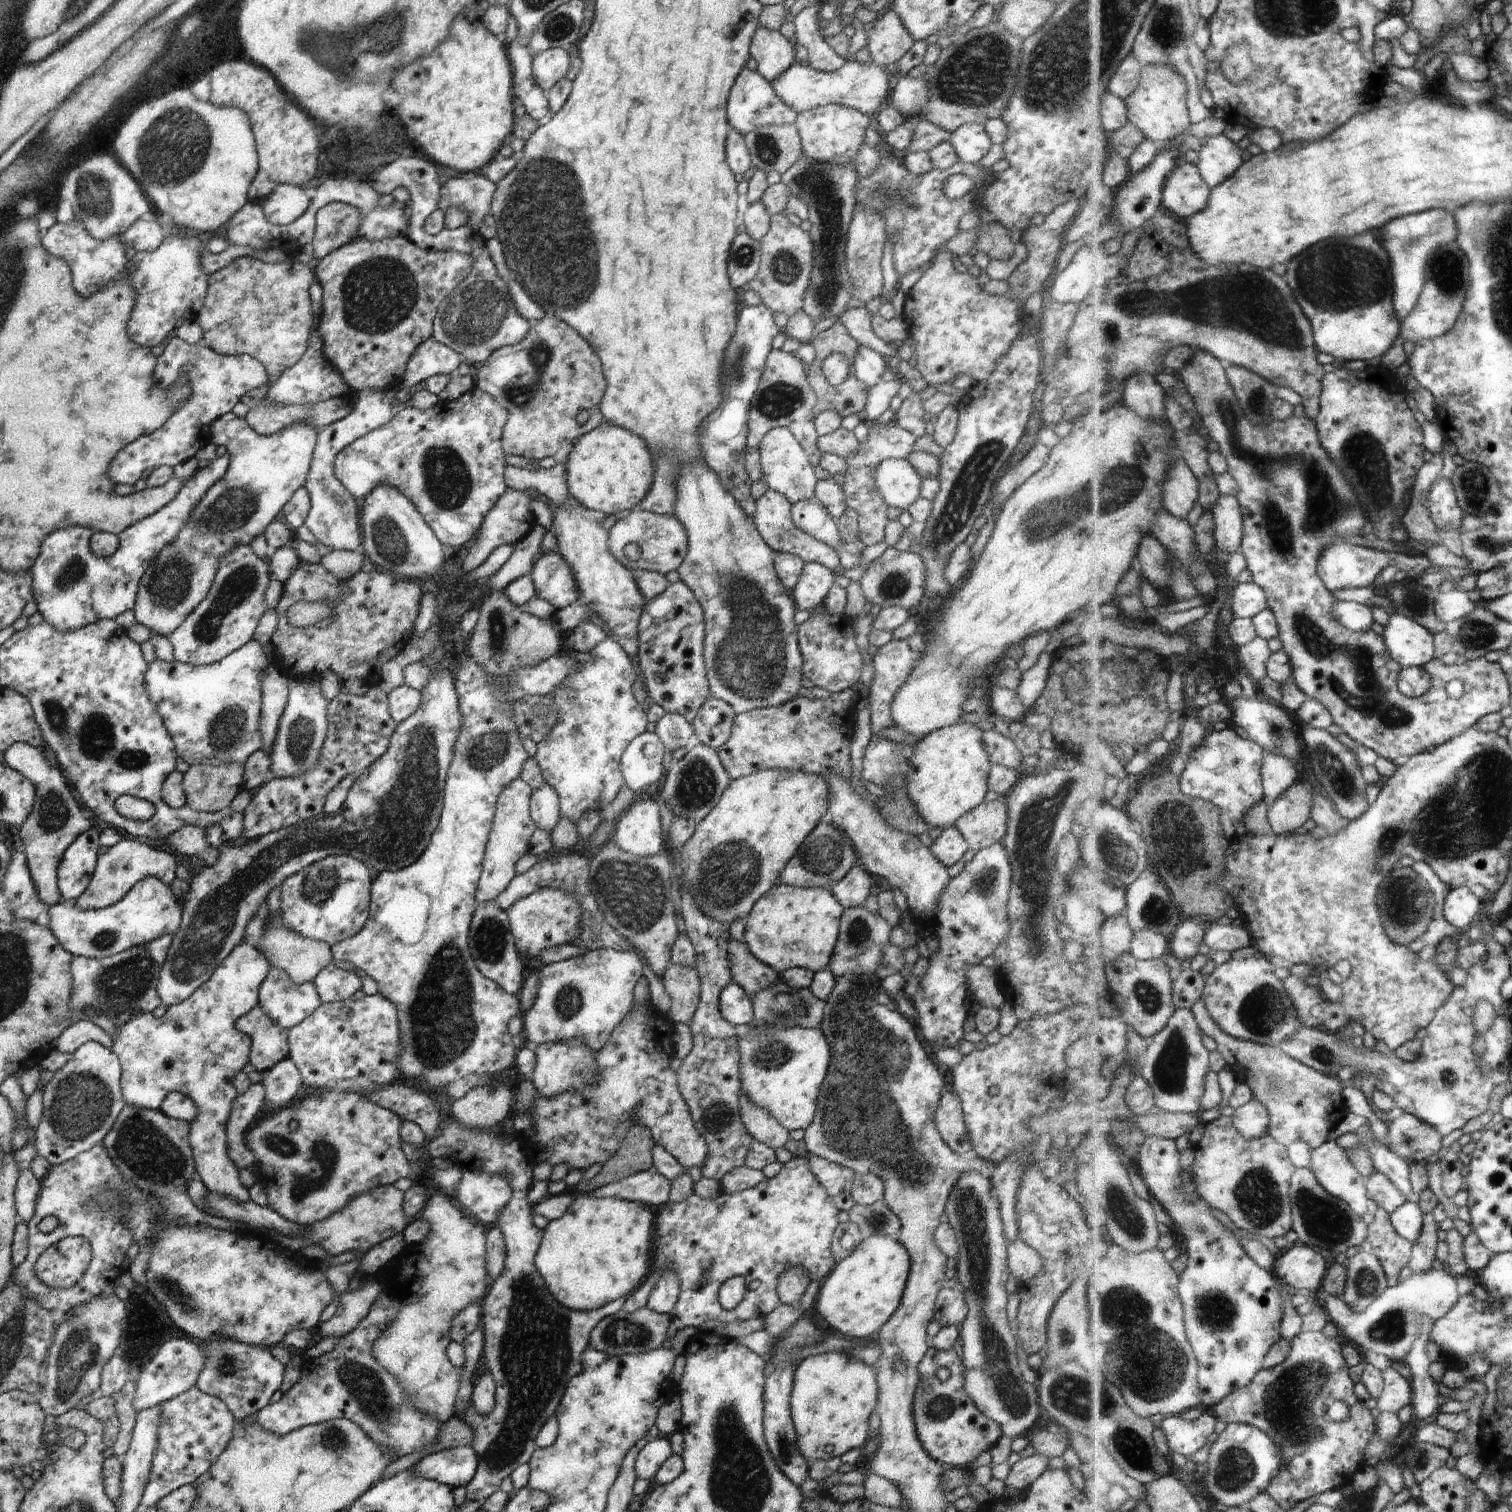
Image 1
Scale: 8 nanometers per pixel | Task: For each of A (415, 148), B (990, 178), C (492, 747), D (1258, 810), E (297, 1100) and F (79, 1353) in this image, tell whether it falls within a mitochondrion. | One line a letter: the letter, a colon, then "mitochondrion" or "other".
A: other
B: other
C: mitochondrion
D: other
E: other
F: mitochondrion

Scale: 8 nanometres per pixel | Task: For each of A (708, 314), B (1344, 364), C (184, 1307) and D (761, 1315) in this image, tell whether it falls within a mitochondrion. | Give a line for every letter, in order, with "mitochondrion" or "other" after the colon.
A: other
B: other
C: mitochondrion
D: other

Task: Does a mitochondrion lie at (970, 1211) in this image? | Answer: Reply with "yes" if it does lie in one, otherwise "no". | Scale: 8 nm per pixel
yes

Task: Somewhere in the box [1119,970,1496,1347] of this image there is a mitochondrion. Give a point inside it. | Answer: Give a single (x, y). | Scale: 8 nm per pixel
(1328, 1223)

